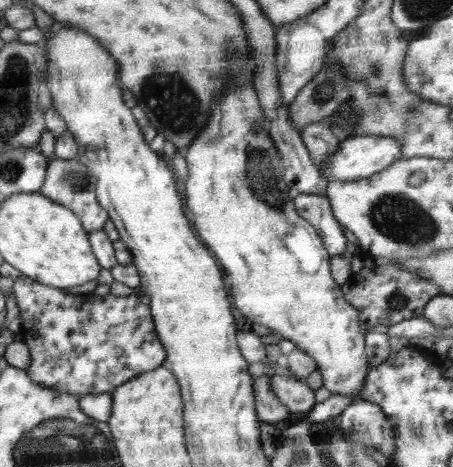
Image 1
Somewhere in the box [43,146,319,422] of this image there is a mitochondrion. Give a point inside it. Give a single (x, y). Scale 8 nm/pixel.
(75, 181)

